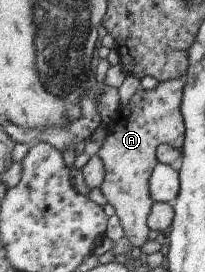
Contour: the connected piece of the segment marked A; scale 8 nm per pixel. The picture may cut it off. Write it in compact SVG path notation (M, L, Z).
M182 78L159 82L152 91L140 89L135 91L131 101L120 108L110 124L106 125L108 134L99 149L98 157L104 164L105 176L101 183L101 192L107 202L115 208L115 212L130 249L142 246L149 241L150 233L147 226L153 201L149 195L148 182L157 165L156 148L161 144L171 144L183 151L185 143L185 121L181 115L181 99L183 99Z

